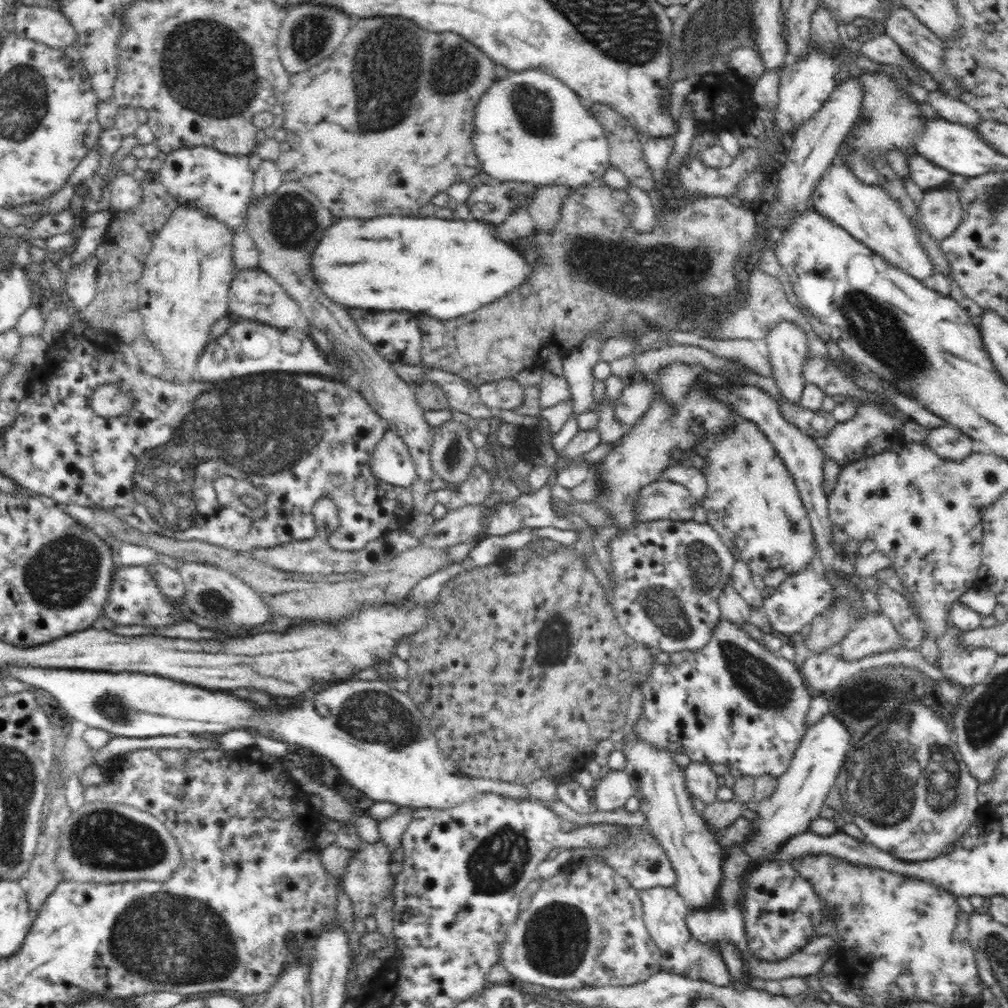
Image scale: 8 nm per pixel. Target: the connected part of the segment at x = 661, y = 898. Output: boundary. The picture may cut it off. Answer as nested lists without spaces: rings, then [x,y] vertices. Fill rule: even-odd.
[[[657,887],[649,890],[639,891],[642,901],[644,923],[650,937],[661,951],[661,964],[664,970],[682,975],[686,971],[693,972],[695,978],[702,978],[716,986],[734,986],[734,979],[728,972],[728,967],[724,963],[721,954],[706,945],[700,940],[696,940],[688,930],[686,924],[688,905],[684,899],[676,892],[675,888]]]

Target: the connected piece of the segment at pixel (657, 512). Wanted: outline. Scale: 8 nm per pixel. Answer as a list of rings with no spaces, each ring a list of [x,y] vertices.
[[[661,479],[640,490],[634,509],[640,521],[693,520],[698,502],[682,484]]]

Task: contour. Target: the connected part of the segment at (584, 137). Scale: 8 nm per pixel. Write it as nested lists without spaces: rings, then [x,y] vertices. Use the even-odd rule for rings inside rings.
[[[538,70],[510,74],[508,78],[492,84],[492,88],[480,98],[476,106],[472,144],[483,177],[498,178],[502,187],[562,185],[575,189],[591,186],[611,166],[607,134],[598,120],[582,106],[578,96],[566,84]],[[526,108],[544,108],[544,112],[552,108],[552,128],[540,128],[540,116],[536,116],[536,112],[526,112]]]

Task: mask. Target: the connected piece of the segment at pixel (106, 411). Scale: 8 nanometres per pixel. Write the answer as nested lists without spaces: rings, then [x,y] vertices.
[[[108,382],[100,385],[100,388],[92,396],[91,408],[98,412],[102,418],[114,418],[128,412],[130,400],[126,398],[126,393],[118,390],[117,382]]]

